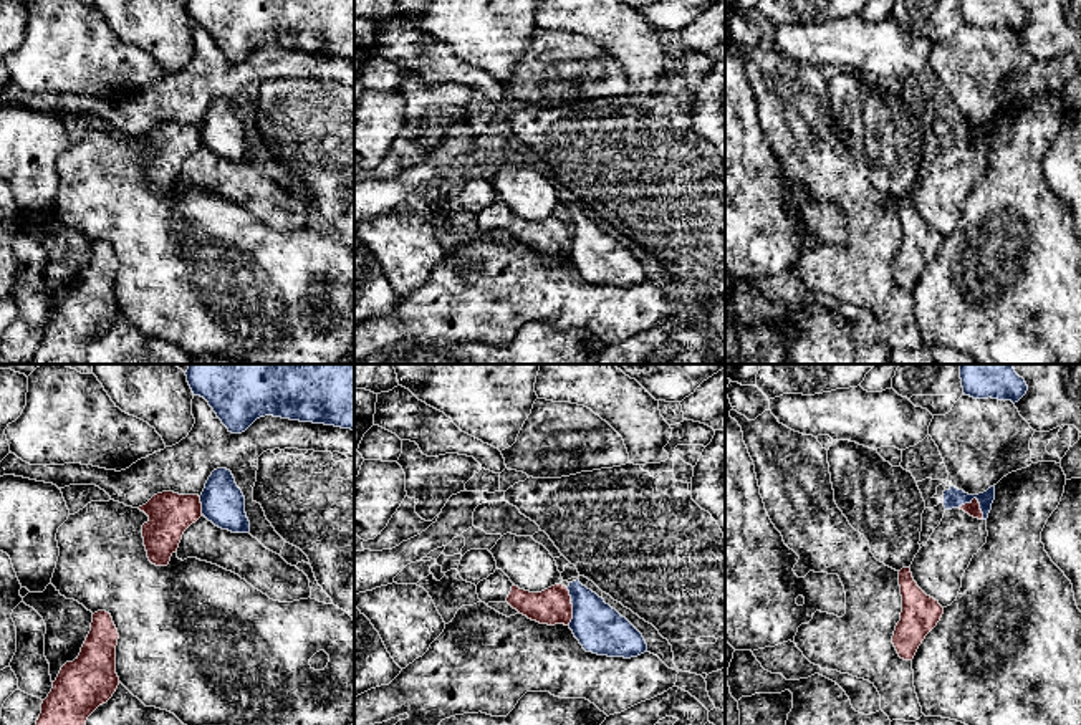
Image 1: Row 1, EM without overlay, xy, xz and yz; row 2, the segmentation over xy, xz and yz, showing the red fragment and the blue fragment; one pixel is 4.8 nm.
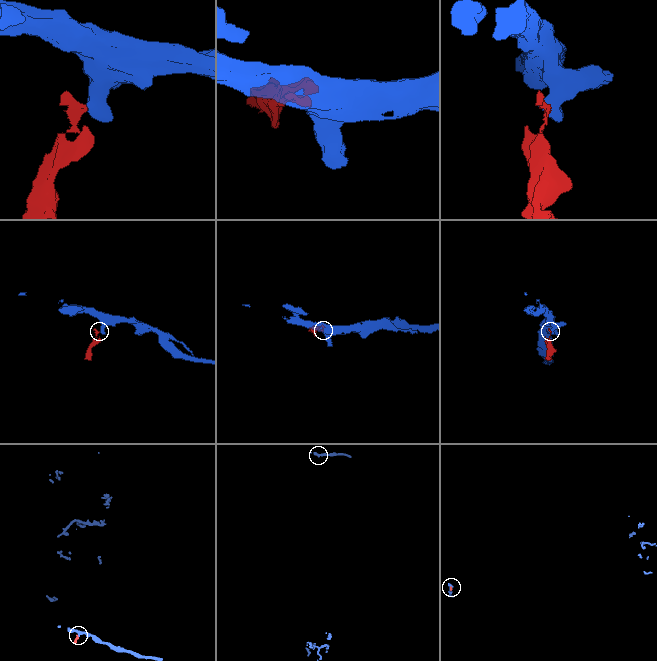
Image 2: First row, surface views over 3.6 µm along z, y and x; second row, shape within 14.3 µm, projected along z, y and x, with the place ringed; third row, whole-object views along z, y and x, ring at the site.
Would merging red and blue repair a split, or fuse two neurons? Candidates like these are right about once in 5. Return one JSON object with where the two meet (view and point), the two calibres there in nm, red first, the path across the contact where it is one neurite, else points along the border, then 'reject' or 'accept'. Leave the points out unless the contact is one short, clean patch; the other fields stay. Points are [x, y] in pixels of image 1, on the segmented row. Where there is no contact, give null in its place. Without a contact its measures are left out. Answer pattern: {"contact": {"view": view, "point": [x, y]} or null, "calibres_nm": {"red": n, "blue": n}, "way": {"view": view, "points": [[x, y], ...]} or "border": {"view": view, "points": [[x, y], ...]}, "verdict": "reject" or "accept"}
{"contact": {"view": "yz", "point": [975, 499]}, "calibres_nm": {"red": 70, "blue": 100}, "border": {"view": "yz", "points": [[957, 507], [975, 499], [984, 517]]}, "verdict": "reject"}

